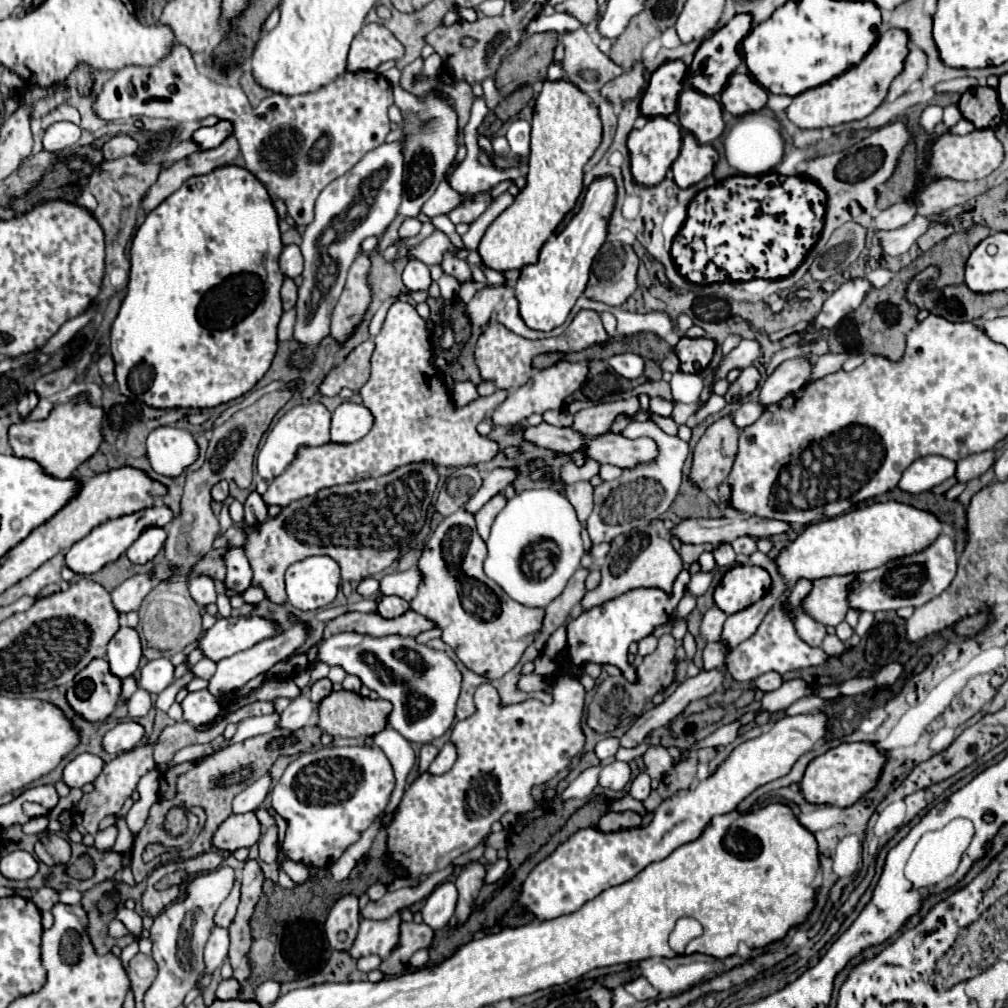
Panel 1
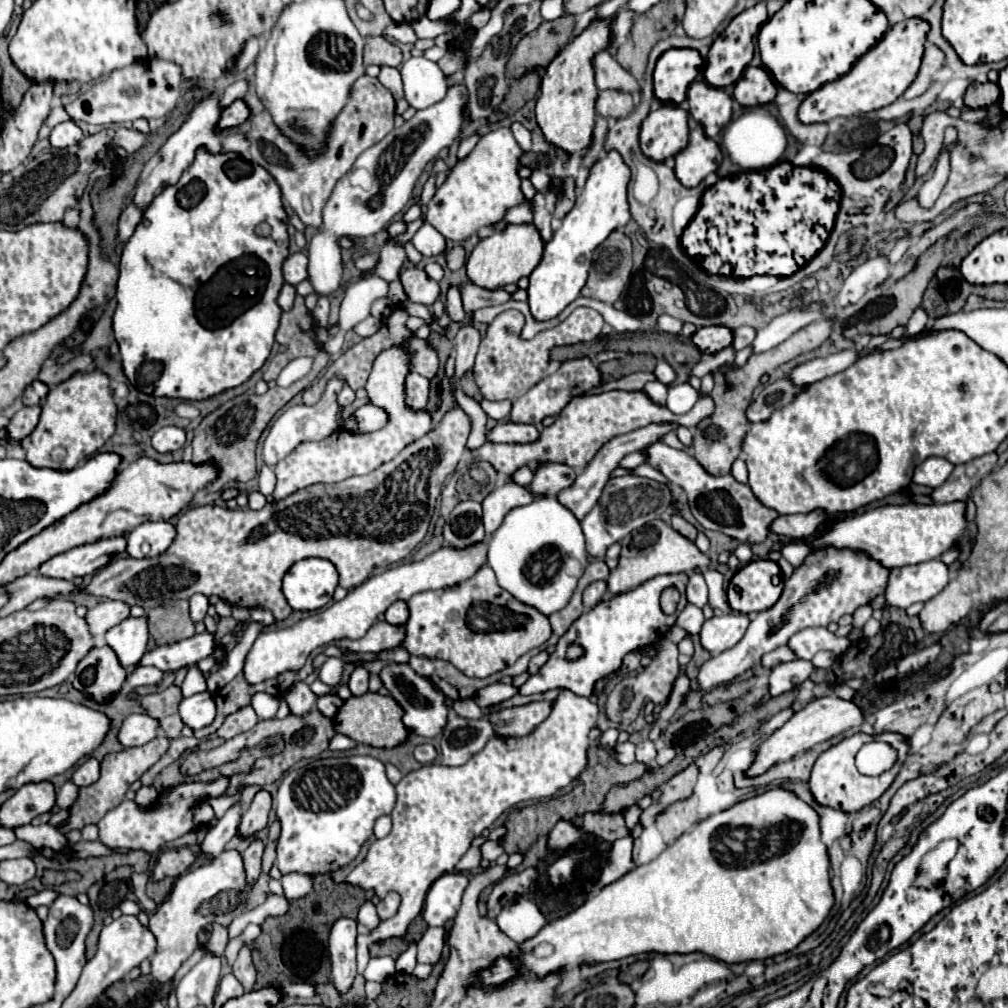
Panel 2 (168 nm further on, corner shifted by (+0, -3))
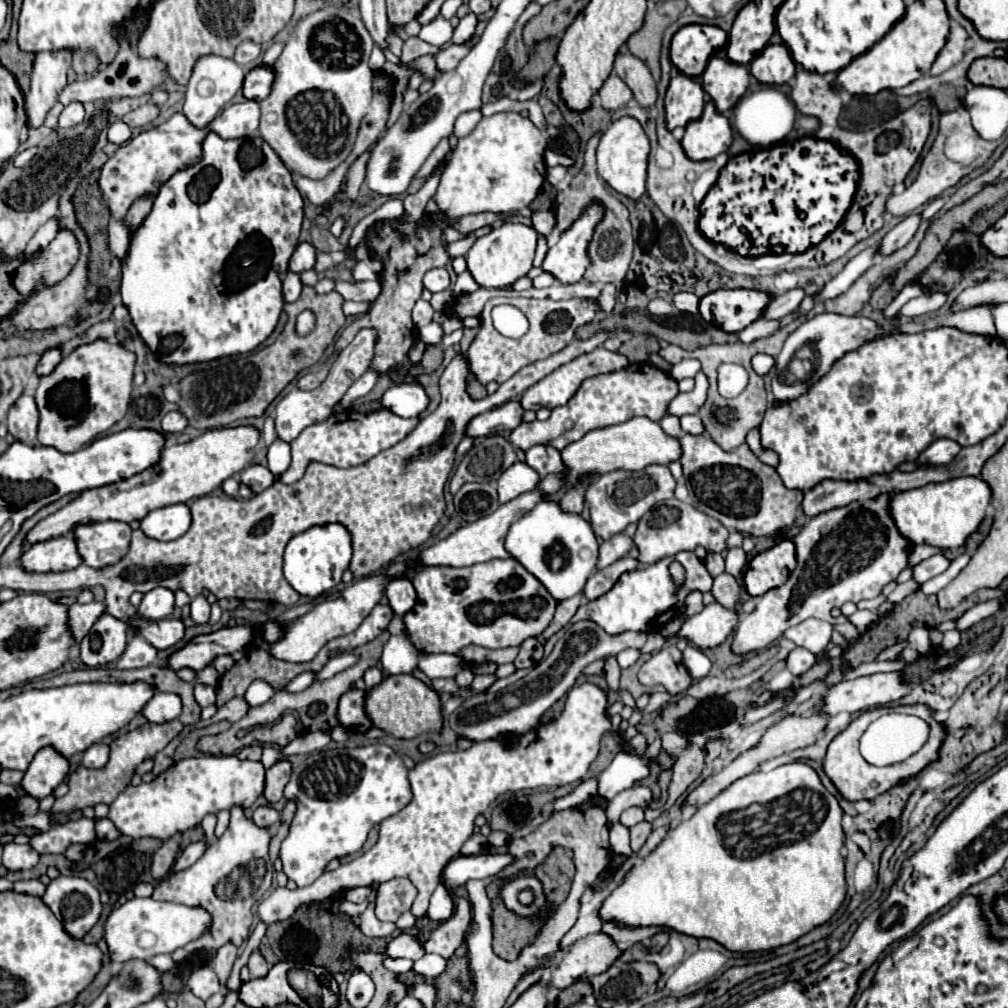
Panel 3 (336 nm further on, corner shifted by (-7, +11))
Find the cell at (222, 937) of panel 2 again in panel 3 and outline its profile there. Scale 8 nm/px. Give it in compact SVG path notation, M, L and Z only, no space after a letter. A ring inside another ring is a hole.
M226 943L226 945L222 945L222 949L216 951L216 957L214 957L212 965L214 965L216 975L220 977L222 987L224 987L224 983L226 983L228 975L230 975L230 969L232 969L234 961L236 961L236 947L234 947L234 945Z

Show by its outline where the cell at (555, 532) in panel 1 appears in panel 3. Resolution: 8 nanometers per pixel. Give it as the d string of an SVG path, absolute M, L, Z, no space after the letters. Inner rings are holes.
M540 499L534 509L512 523L504 547L510 557L532 573L556 601L580 593L598 559L598 541L590 523L580 513L566 513L554 499Z

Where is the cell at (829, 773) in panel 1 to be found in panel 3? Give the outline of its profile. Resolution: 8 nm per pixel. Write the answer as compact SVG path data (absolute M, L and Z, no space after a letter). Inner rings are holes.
M906 705L906 707L878 707L878 709L872 709L872 711L864 711L860 717L856 717L848 729L844 729L842 733L838 733L832 743L828 745L828 751L826 751L826 757L824 757L824 773L830 777L830 781L836 785L836 789L840 791L840 795L848 801L860 801L860 799L874 799L878 795L882 795L884 791L888 791L890 787L902 783L904 779L916 775L918 771L922 771L928 763L932 763L936 757L938 757L938 747L944 739L944 729L940 723L936 723L932 719L932 711L926 707L926 705ZM888 711L896 711L896 713L906 713L906 715L916 715L920 719L924 719L930 727L930 735L928 735L928 741L924 743L924 747L914 753L912 757L908 757L906 761L900 761L900 763L894 763L894 765L888 765L888 767L874 767L870 763L864 761L864 757L860 755L858 751L858 739L860 735L866 731L866 727L878 719L880 715L888 713Z

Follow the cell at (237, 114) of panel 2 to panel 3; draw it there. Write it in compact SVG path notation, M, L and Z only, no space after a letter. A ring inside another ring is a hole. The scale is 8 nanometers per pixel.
M256 67L246 75L244 85L242 85L242 93L246 99L260 103L262 99L268 97L272 81L274 81L274 75L272 75L270 67Z

